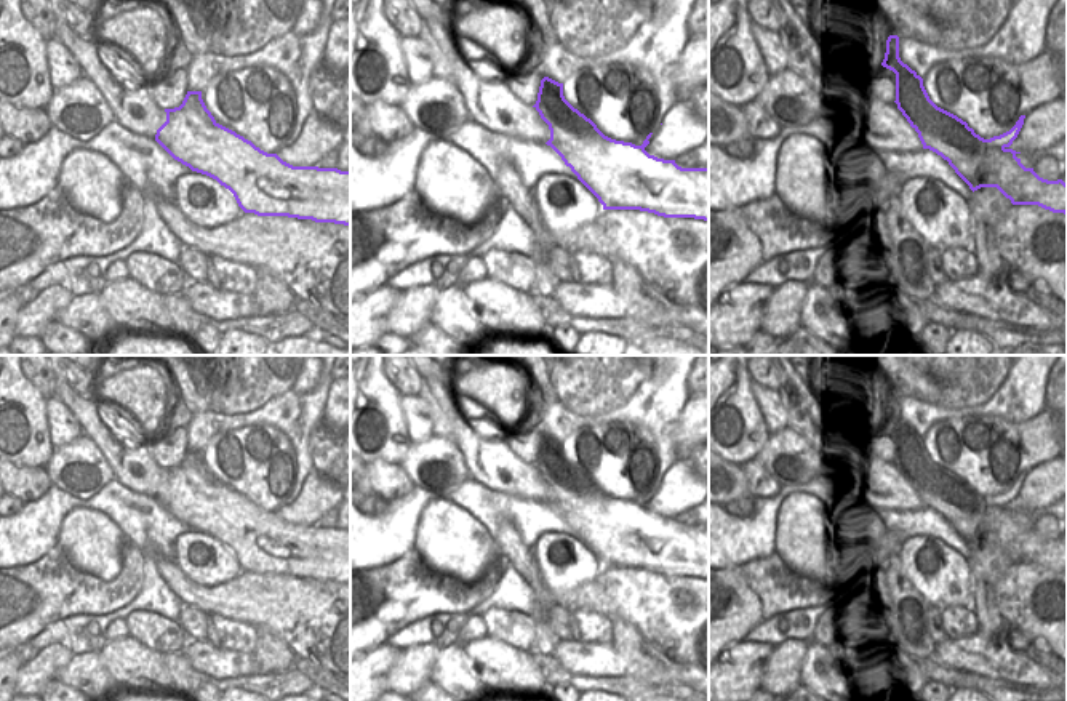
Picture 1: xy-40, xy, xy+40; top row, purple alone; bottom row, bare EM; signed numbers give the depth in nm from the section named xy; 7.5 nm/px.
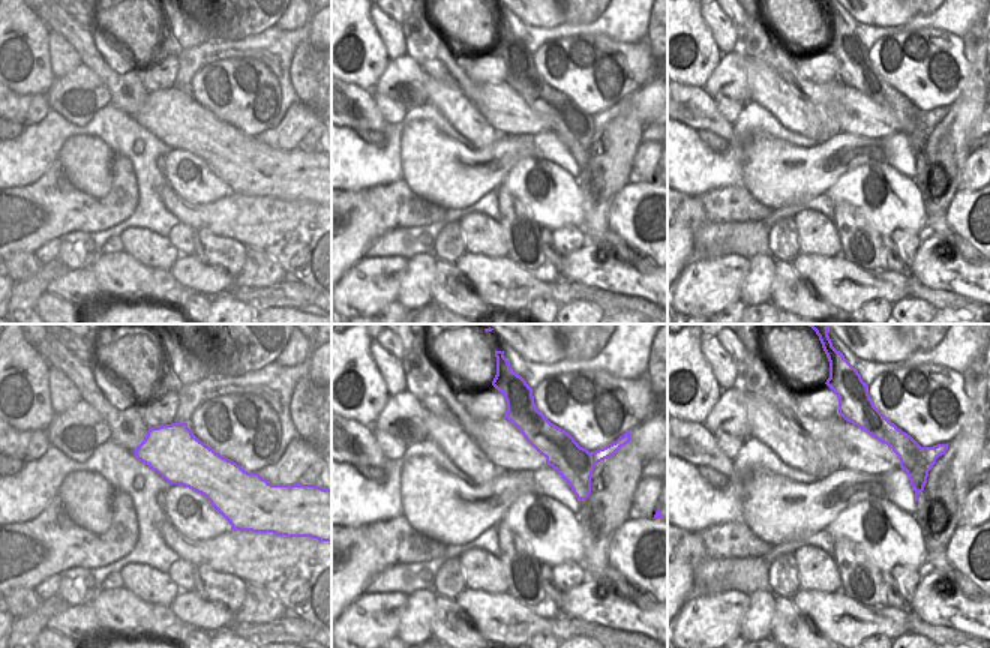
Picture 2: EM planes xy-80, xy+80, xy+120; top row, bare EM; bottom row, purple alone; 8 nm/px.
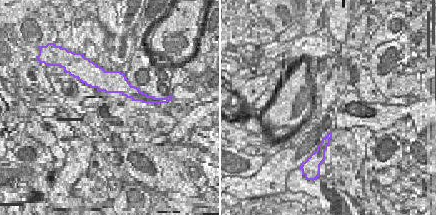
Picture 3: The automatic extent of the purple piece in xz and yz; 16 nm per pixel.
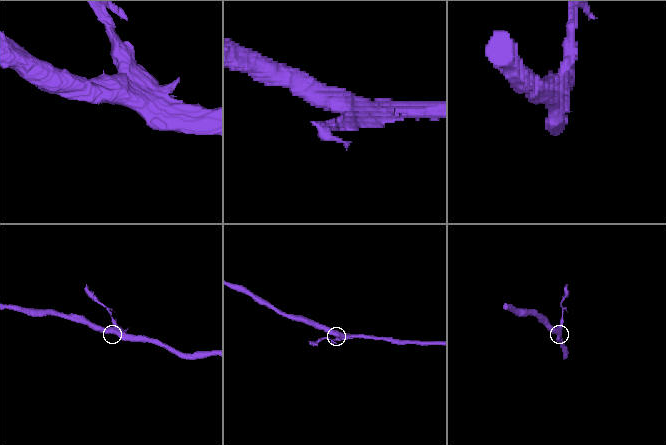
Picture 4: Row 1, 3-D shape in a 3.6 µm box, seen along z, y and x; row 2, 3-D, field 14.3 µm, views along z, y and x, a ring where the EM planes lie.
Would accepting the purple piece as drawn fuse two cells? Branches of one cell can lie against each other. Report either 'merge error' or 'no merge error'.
merge error

